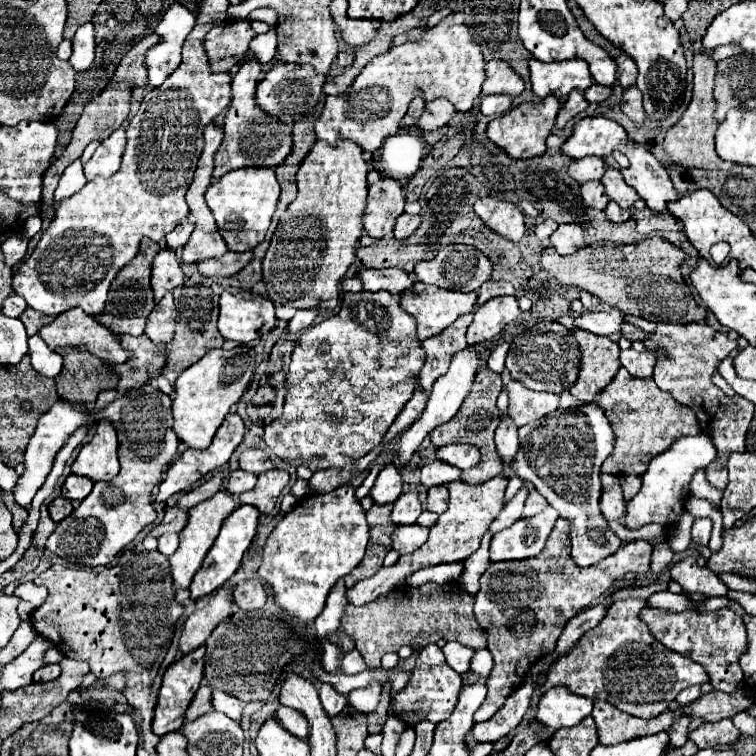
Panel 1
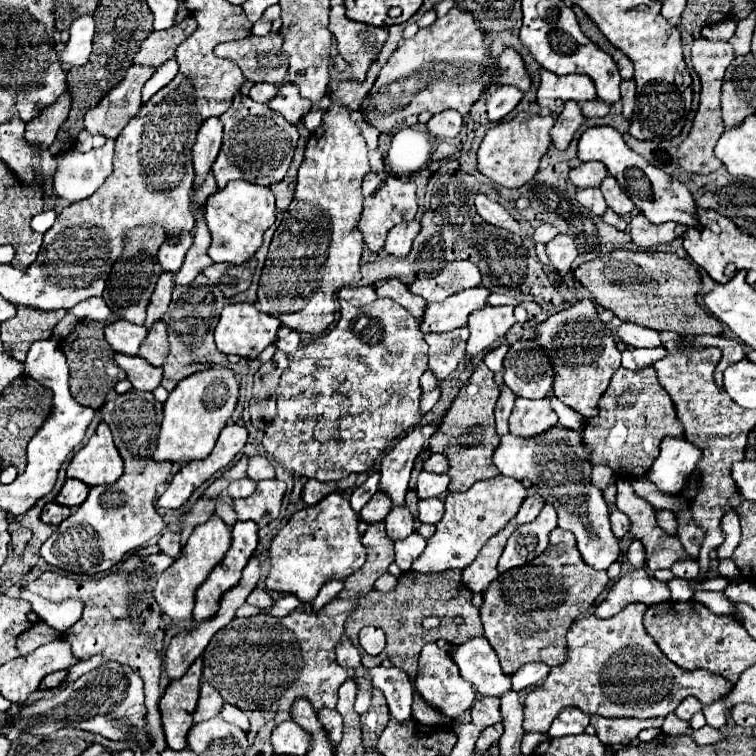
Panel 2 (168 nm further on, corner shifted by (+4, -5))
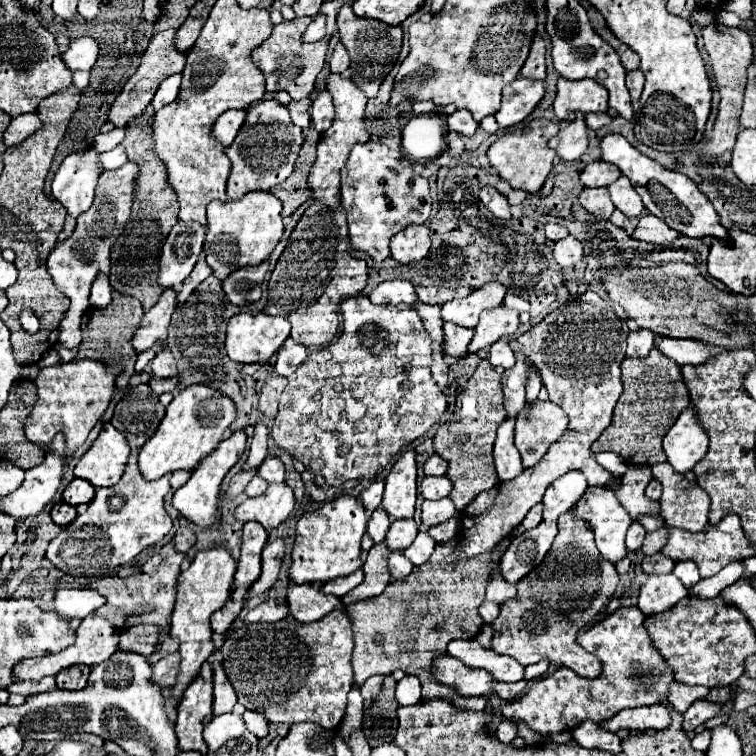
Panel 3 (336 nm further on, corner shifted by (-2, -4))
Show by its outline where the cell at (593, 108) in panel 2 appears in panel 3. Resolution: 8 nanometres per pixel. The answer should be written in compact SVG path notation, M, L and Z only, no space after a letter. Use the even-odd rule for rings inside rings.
M590 113L590 115L584 117L584 121L586 121L586 125L588 125L592 131L598 131L600 127L608 125L608 123L612 121L612 117L610 117L608 113Z

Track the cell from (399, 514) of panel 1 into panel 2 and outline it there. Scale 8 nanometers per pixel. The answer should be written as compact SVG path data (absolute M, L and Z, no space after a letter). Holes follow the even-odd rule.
M394 506L390 510L390 514L384 520L386 524L386 534L392 540L400 540L406 538L414 532L414 516L410 514L410 510L406 506Z

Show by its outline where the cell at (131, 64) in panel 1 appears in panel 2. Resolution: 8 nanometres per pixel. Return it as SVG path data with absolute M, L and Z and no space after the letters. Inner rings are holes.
M186 16L184 22L162 30L162 32L152 32L144 42L138 54L134 56L136 66L150 66L156 68L164 60L170 60L174 56L174 50L180 42L184 42L192 32L196 30L196 20L192 16Z

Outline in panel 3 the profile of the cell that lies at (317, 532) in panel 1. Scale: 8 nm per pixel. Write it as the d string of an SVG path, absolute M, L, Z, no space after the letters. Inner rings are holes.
M342 495L330 503L324 503L320 509L306 513L296 527L290 579L294 583L326 583L356 571L362 565L360 541L366 533L366 525L368 517L362 501L350 495Z

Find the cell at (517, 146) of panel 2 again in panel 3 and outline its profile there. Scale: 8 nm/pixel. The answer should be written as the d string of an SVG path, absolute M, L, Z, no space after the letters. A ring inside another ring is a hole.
M536 119L524 129L516 129L512 133L506 133L500 137L490 149L488 159L490 165L498 171L502 179L506 179L512 189L522 189L526 193L538 193L552 169L556 153L548 147L548 141L558 133L558 125L548 119Z

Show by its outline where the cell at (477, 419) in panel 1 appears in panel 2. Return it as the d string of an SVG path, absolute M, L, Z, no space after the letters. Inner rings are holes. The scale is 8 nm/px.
M478 364L468 384L462 386L450 410L446 412L446 418L442 420L440 428L430 438L430 452L446 454L450 460L450 492L468 490L474 482L496 478L500 474L492 462L492 456L500 444L500 438L496 436L494 428L494 406L498 396L500 390L494 384L494 374L484 364Z

